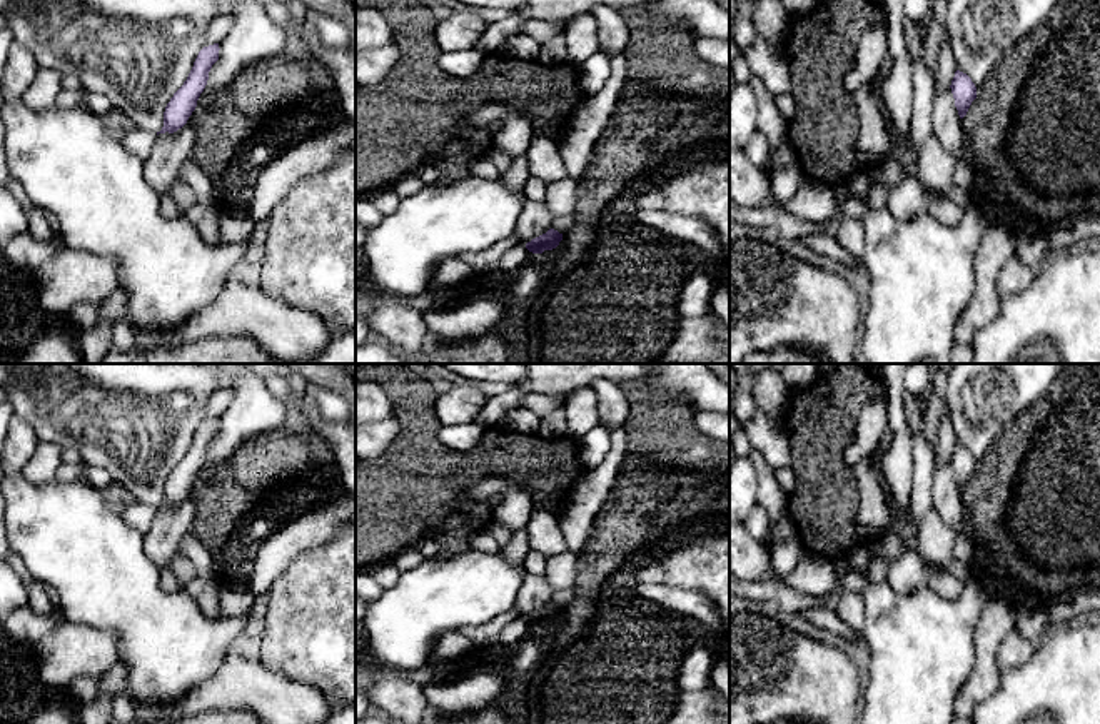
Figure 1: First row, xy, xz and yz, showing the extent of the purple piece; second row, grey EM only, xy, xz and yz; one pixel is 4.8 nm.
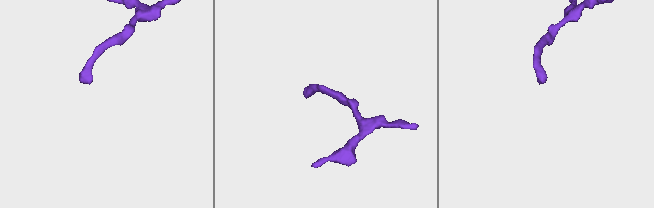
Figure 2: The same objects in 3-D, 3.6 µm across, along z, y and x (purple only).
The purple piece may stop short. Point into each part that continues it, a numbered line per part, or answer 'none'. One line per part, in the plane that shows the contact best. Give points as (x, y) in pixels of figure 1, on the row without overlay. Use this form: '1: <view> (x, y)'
none

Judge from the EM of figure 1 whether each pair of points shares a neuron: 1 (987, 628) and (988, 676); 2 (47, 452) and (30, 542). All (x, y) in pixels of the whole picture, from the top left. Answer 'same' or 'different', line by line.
1: same
2: different

